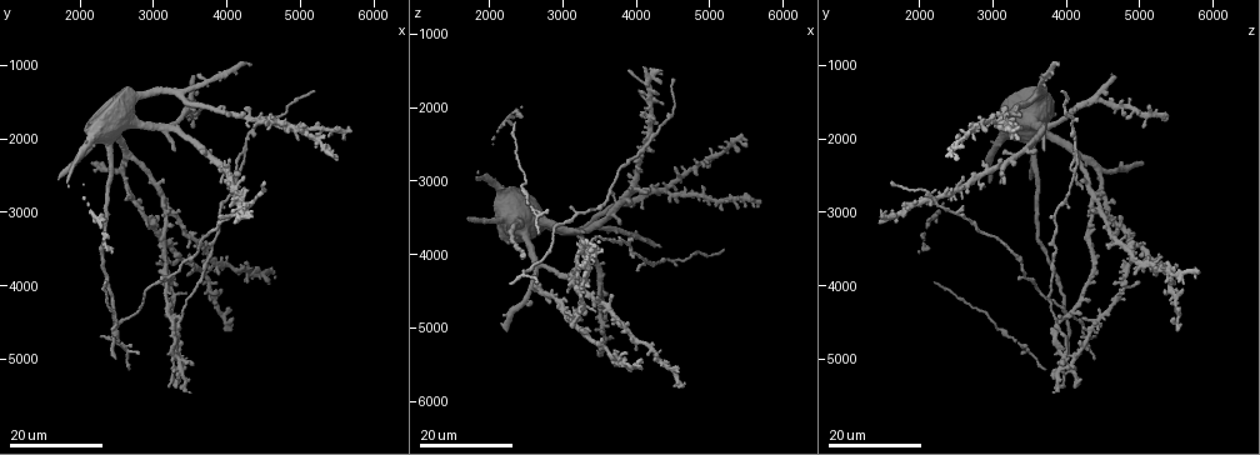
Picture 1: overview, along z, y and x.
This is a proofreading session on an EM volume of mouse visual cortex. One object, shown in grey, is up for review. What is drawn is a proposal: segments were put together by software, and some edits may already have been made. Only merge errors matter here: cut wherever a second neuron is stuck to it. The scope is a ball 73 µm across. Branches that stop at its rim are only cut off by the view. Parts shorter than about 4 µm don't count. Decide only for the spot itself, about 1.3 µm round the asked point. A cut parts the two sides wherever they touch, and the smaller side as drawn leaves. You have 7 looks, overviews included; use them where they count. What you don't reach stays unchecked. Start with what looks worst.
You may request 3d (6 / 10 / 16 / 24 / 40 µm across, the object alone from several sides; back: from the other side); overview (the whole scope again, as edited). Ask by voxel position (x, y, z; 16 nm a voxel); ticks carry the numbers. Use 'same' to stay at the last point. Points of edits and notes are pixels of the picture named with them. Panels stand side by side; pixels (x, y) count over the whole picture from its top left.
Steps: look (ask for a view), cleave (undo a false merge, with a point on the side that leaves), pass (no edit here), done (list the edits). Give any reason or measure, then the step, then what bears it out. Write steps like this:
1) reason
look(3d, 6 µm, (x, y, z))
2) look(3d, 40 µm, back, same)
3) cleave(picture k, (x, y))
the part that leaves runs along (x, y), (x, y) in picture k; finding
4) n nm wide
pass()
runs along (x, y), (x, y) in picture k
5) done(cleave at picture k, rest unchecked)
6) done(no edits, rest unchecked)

thick turns thin
look(3d, 24 µm, (4150, 3050, 2500))

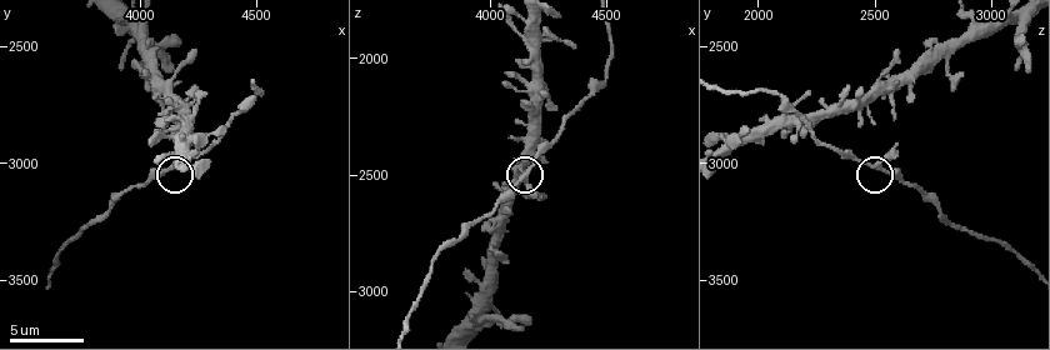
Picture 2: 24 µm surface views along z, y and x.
closer look
look(3d, 10 µm, (4140, 3030, 2520))

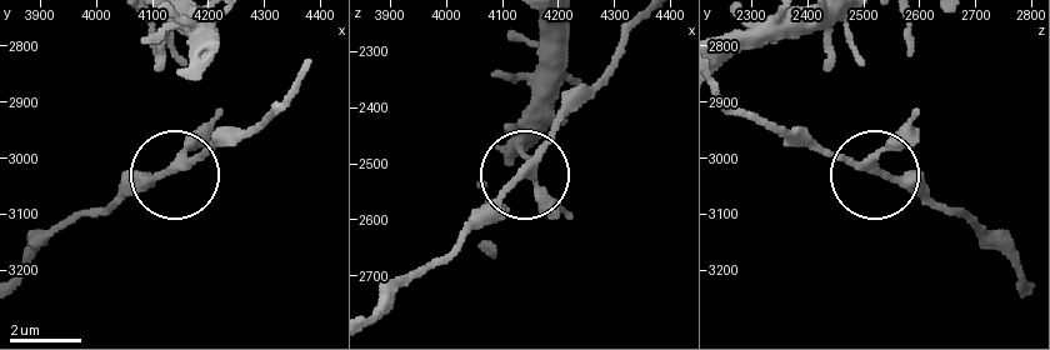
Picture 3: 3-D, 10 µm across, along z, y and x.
3 arms
pass()
runs along (728, 106), (799, 133), (826, 154), (906, 178), (931, 199) in picture 3; continuous, no second neuron

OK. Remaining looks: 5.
three arms meet
look(3d, 16 µm, (3150, 3850, 3450))

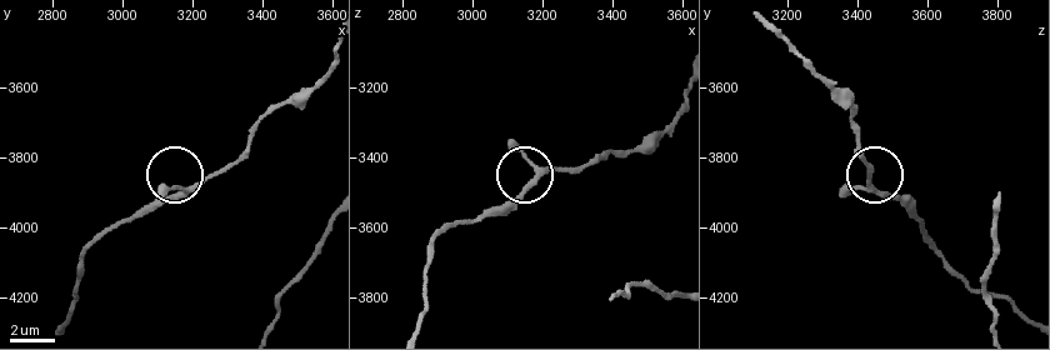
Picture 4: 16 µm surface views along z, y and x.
look(3d, 10 µm, (3200, 3890, 3440))

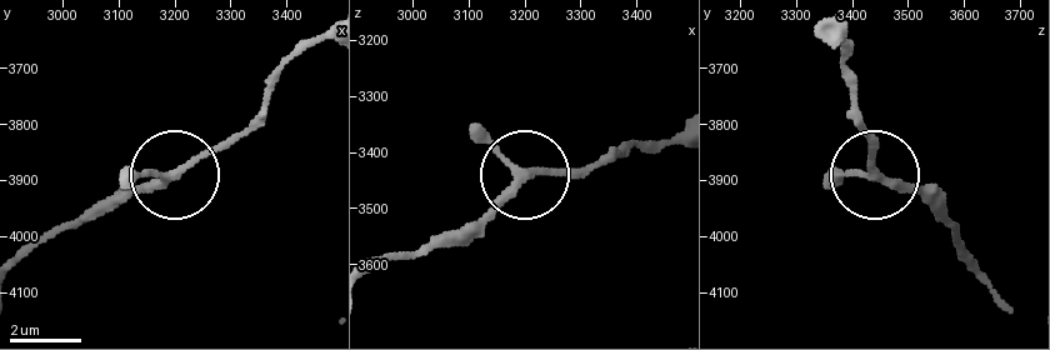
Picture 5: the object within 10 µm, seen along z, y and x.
3 arms
pass()
all the same neuron

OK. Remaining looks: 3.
look(3d, 16 µm, (3300, 4950, 4000))

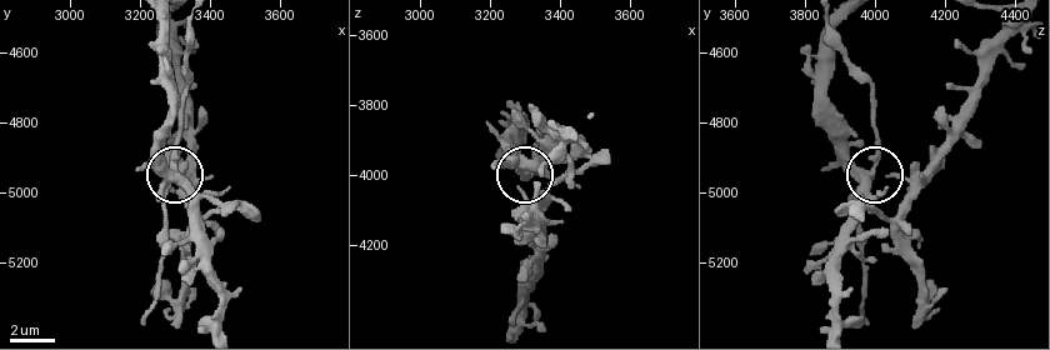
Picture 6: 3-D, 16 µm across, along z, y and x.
look(3d, 6 µm, (3300, 4940, 4000))

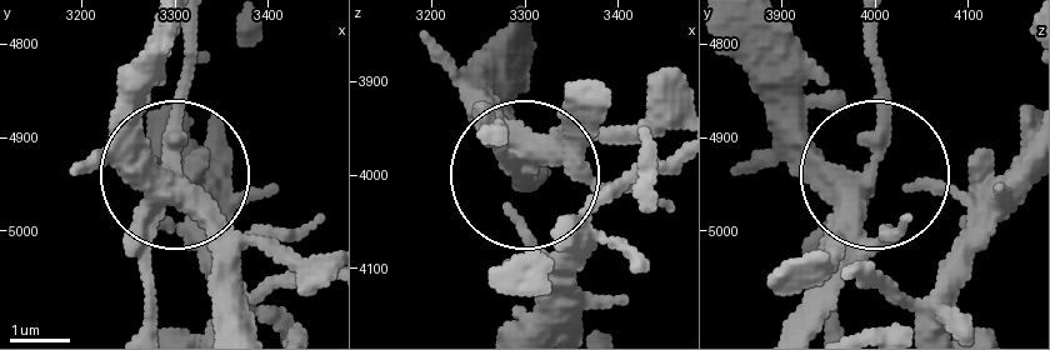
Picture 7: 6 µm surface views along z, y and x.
pass()
runs along (743, 20), (746, 64), (801, 139), (871, 174), (806, 314) in picture 7; one neuron here

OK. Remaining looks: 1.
done(no edits, rest unchecked)

